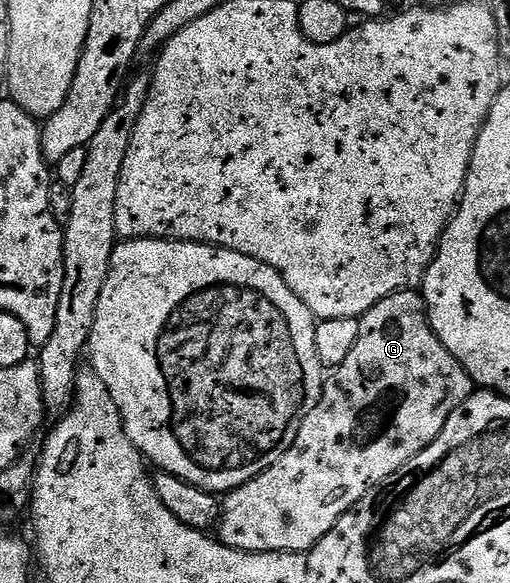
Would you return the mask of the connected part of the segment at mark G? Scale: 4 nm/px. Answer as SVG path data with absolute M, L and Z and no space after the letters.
M416 289L400 290L383 300L379 300L379 304L375 304L367 313L362 314L360 320L359 340L355 340L355 348L351 348L347 360L343 360L343 364L339 364L330 373L333 375L330 378L328 375L324 379L321 399L317 401L317 406L311 412L311 416L307 416L307 420L303 420L303 428L299 428L299 436L295 436L295 444L291 444L291 448L287 452L283 452L283 456L279 456L279 460L275 460L275 464L271 464L271 468L267 468L247 484L243 484L224 495L221 502L221 517L215 527L219 541L224 546L252 554L270 554L271 552L299 554L312 550L316 542L323 536L327 536L327 532L331 532L333 525L372 486L378 486L383 480L387 480L387 476L399 472L399 468L403 468L403 464L407 464L407 460L411 460L419 452L423 452L423 448L430 446L439 436L439 432L443 432L443 424L447 424L451 412L455 412L455 408L459 408L459 404L463 404L463 400L467 400L473 395L475 389L473 379L459 364L459 360L455 360L455 356L451 356L451 352L447 352L447 348L443 348L443 344L435 336L435 332L429 323L429 315L425 312L425 300Z

